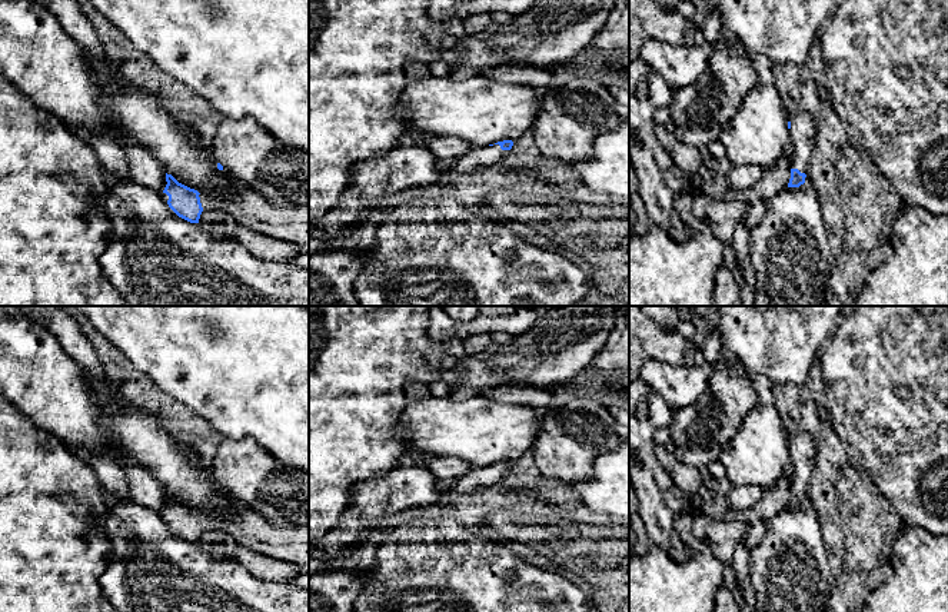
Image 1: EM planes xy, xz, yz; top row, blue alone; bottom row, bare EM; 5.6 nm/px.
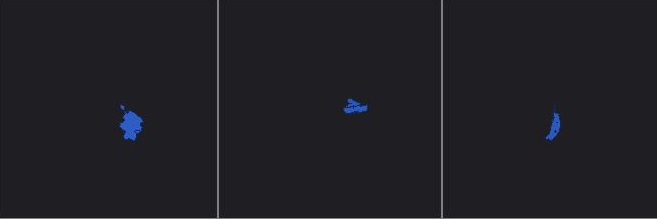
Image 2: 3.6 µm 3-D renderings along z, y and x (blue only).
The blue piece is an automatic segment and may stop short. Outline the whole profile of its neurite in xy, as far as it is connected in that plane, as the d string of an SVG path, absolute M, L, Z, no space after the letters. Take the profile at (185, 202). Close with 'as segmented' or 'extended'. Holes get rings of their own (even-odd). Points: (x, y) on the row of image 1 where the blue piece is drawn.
M223 167L223 176L237 190L233 197L217 193L199 193L179 183L167 173L167 184L162 197L179 217L190 223L199 223L203 210L217 209L229 220L253 232L289 240L303 249L309 249L309 207L273 206L266 197L242 183L226 167Z; extended

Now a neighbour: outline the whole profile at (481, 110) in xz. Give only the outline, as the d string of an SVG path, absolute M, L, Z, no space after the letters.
M429 74L423 80L409 82L399 112L408 116L406 127L432 136L455 136L475 147L485 147L503 140L518 140L533 130L546 89L530 84L513 84L475 76L468 80Z

